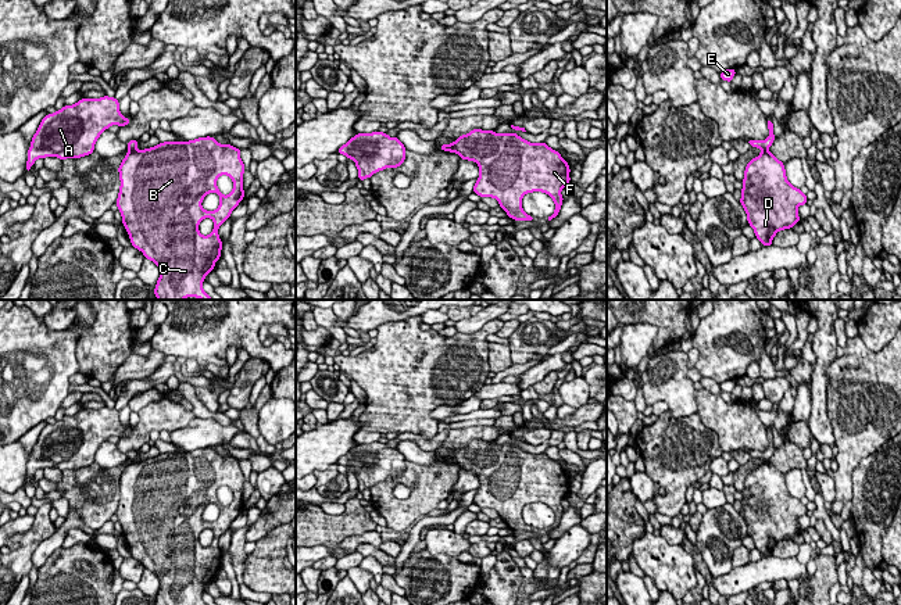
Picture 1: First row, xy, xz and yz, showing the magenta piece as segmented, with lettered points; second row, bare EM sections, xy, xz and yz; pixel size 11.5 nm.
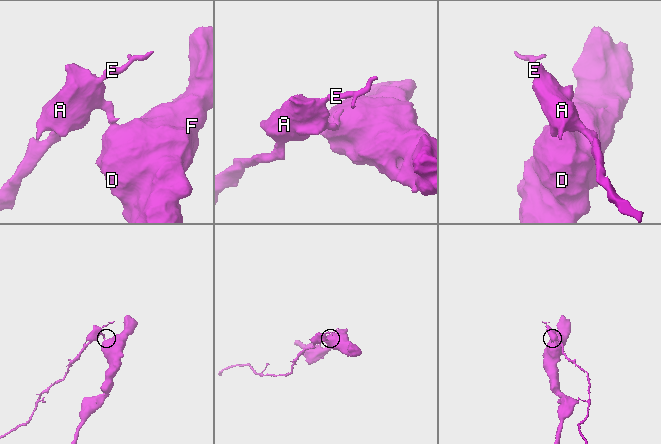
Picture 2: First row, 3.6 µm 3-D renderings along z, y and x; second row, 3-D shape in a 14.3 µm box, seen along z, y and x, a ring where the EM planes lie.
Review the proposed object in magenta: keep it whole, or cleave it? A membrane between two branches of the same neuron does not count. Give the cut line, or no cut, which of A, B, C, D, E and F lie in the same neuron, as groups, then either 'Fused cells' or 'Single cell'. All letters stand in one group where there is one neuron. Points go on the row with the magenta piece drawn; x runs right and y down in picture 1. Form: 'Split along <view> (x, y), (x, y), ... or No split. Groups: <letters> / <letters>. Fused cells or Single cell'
Split along yz (762, 149), (767, 150). Groups: A E / B C D F. Fused cells

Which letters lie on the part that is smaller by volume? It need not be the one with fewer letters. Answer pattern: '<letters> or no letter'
A, E

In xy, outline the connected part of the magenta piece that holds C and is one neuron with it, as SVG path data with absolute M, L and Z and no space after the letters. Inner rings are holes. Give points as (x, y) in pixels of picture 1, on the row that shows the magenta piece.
M211 136L189 142L164 142L150 148L126 153L118 167L121 186L115 204L132 247L142 251L144 258L160 269L154 289L157 300L187 297L212 300L203 290L203 282L221 258L222 240L218 229L244 198L244 169L240 148L219 144ZM221 175L229 176L233 182L233 190L228 196L224 196L217 186ZM208 193L219 196L219 205L214 211L201 207ZM204 218L214 221L214 229L208 236L203 236L199 230Z

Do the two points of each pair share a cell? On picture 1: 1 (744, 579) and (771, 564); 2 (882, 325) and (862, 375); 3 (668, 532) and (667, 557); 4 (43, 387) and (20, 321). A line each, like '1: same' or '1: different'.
1: same
2: different
3: different
4: same

